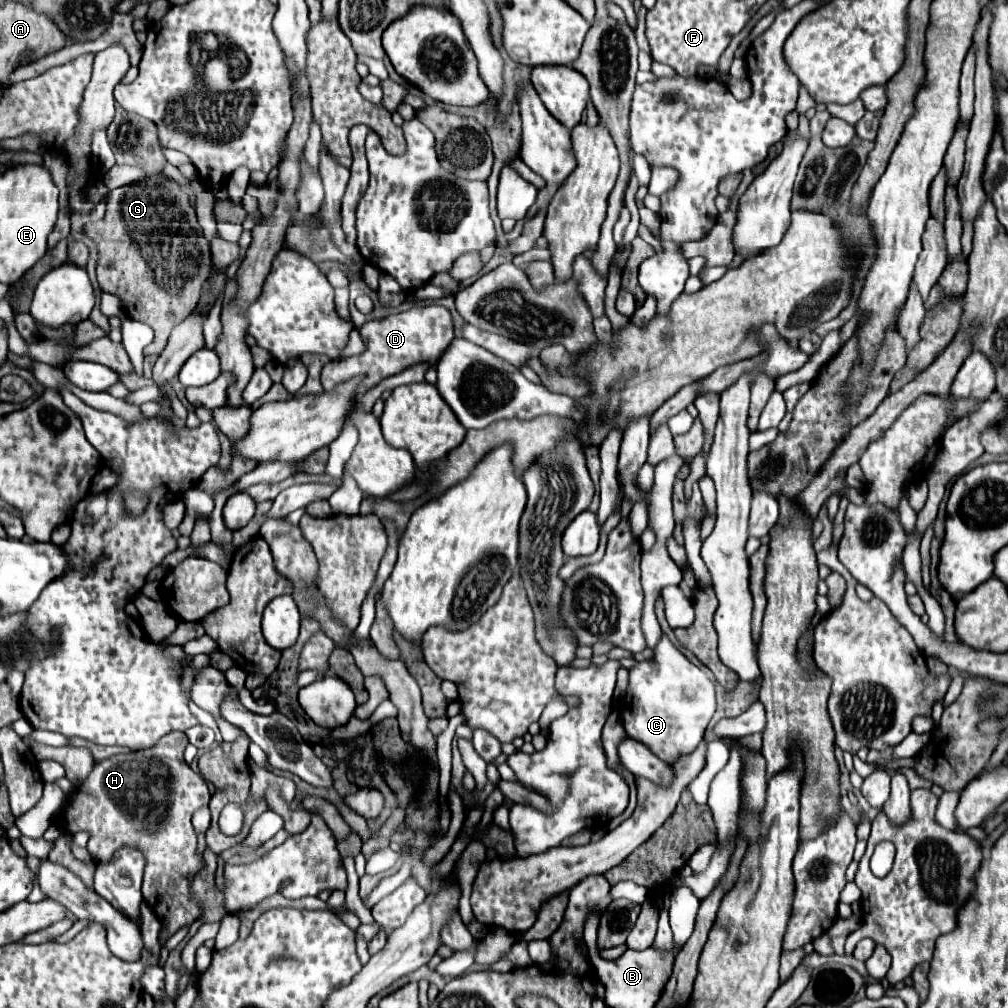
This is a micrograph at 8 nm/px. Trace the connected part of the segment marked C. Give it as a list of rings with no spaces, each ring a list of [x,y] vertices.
[[[663,634],[655,648],[655,656],[651,660],[639,662],[633,670],[629,670],[629,688],[621,700],[621,720],[629,738],[645,744],[657,758],[673,764],[685,754],[691,754],[697,744],[703,740],[705,728],[715,712],[715,686],[709,676],[691,664]]]

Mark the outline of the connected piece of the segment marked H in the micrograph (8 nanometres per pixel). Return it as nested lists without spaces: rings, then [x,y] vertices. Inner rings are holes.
[[[169,732],[149,750],[115,754],[95,764],[89,778],[69,796],[59,824],[67,832],[87,830],[91,834],[87,850],[97,864],[111,860],[117,848],[125,844],[141,848],[145,856],[143,898],[159,918],[165,938],[203,914],[203,908],[191,896],[191,882],[205,866],[197,850],[191,816],[197,808],[209,804],[211,794],[205,780],[183,760],[187,744],[183,732]]]

